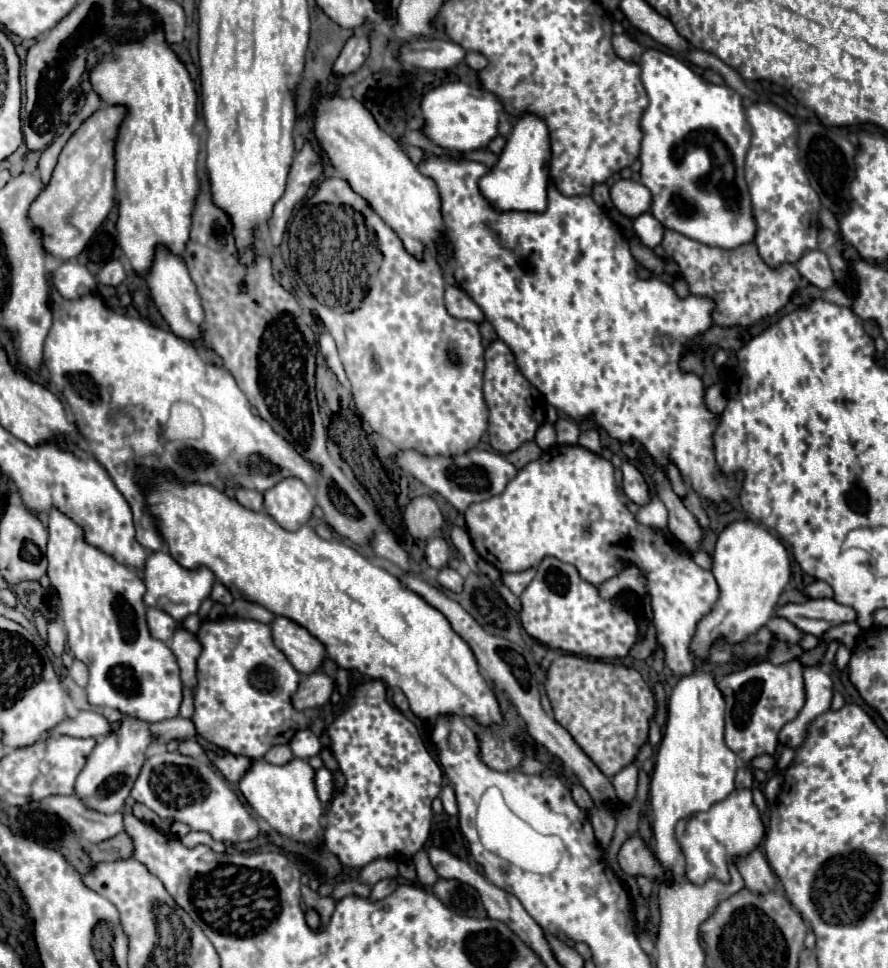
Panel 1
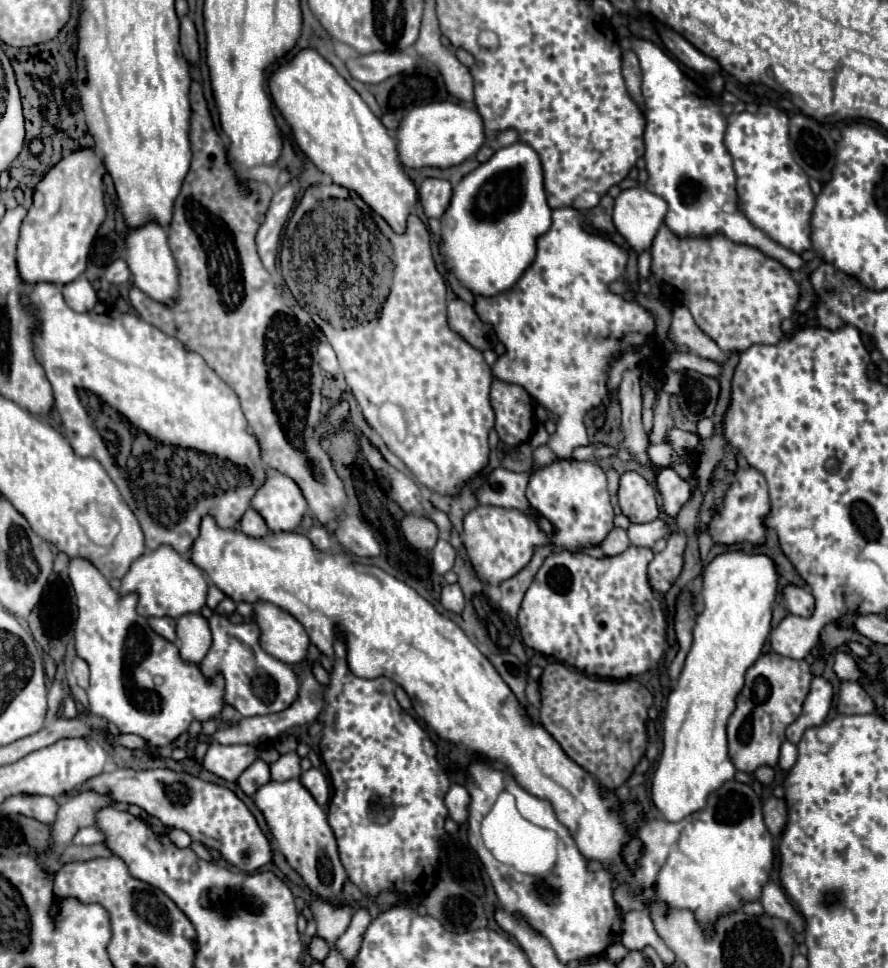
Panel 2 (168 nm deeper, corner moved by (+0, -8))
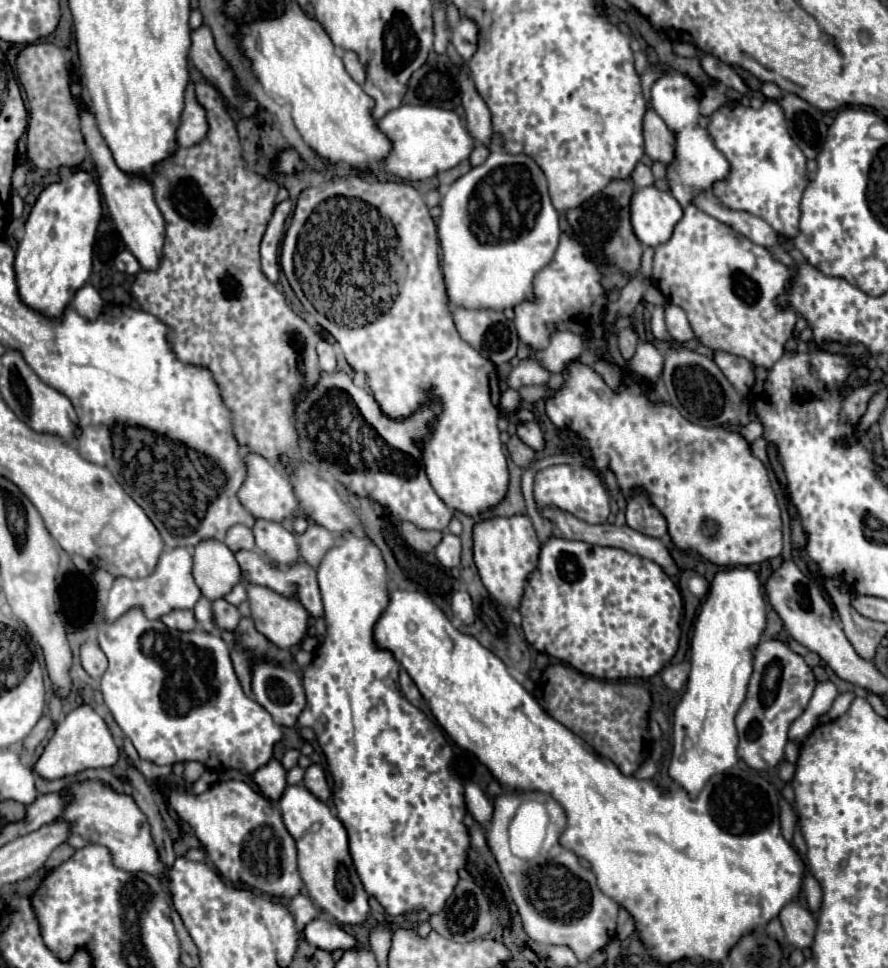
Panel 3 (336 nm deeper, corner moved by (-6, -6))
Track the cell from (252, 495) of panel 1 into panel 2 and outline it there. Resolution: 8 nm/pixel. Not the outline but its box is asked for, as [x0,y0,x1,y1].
[240,508,270,538]

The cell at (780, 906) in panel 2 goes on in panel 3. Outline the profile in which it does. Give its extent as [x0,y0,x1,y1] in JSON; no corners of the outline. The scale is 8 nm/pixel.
[780,902,816,950]

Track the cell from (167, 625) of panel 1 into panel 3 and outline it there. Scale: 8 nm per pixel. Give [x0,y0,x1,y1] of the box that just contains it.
[162,610,198,632]

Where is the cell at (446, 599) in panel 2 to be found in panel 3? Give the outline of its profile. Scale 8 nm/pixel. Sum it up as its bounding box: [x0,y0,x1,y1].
[452,590,474,624]

